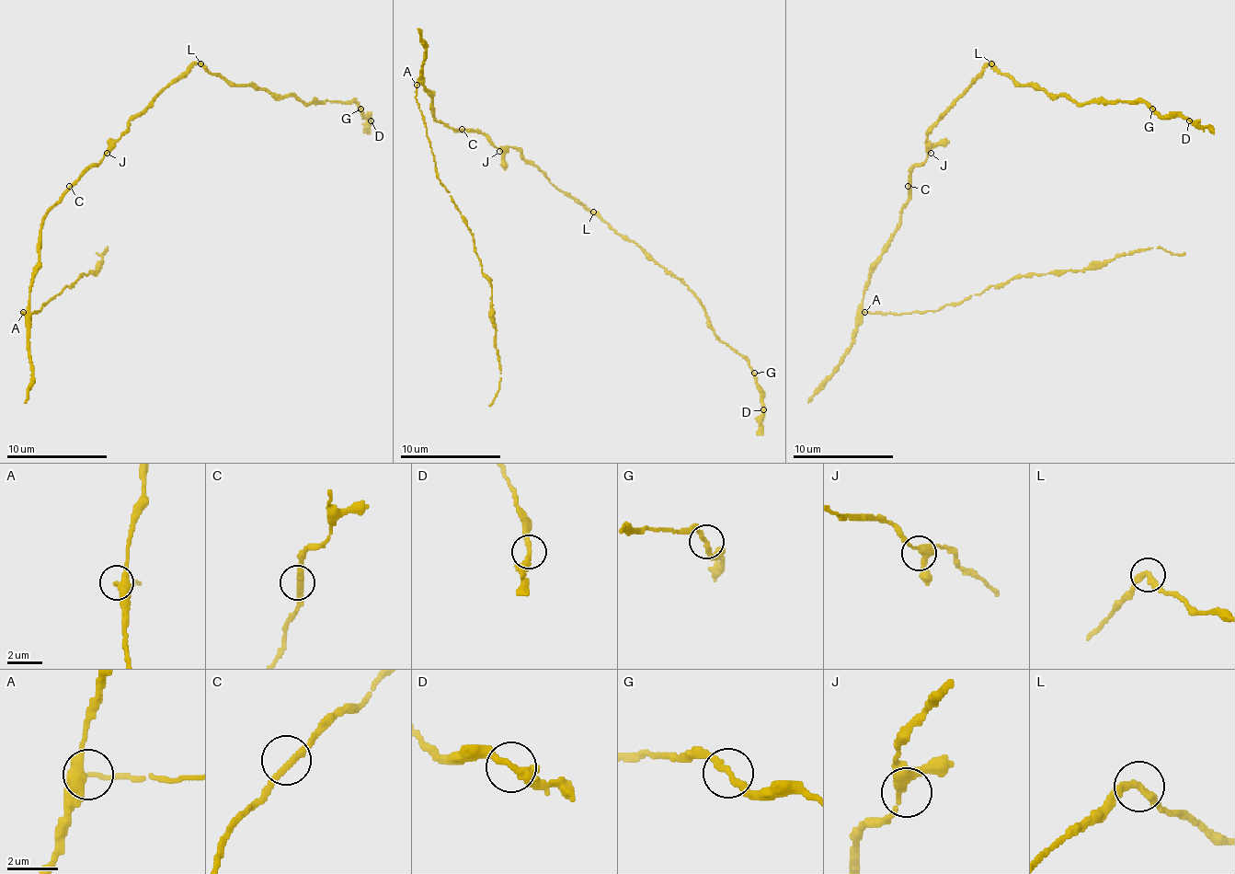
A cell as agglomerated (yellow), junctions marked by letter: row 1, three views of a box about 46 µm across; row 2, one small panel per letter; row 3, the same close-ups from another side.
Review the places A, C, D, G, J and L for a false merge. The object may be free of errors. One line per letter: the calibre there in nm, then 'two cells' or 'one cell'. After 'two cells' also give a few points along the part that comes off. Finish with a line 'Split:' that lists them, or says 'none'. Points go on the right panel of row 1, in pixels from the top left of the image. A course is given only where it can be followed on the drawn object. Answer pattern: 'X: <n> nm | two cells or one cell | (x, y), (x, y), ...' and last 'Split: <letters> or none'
A: 240 nm | one cell
C: 300 nm | one cell
D: 280 nm | one cell
G: 260 nm | one cell
J: 260 nm | one cell
L: 320 nm | one cell
Split: none

